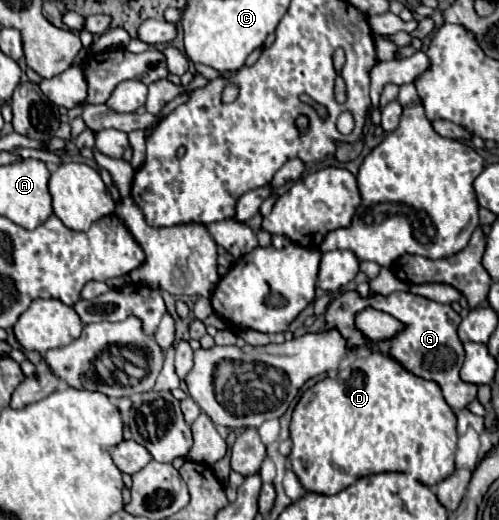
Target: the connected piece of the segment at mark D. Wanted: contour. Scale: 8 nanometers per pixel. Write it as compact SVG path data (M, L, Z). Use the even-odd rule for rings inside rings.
M384 353L356 355L350 367L342 369L338 377L318 381L298 401L290 423L292 471L300 479L306 493L336 495L360 477L376 473L406 473L422 485L434 487L444 477L454 473L456 453L456 417L442 397L434 381L424 381L408 373L400 363Z

